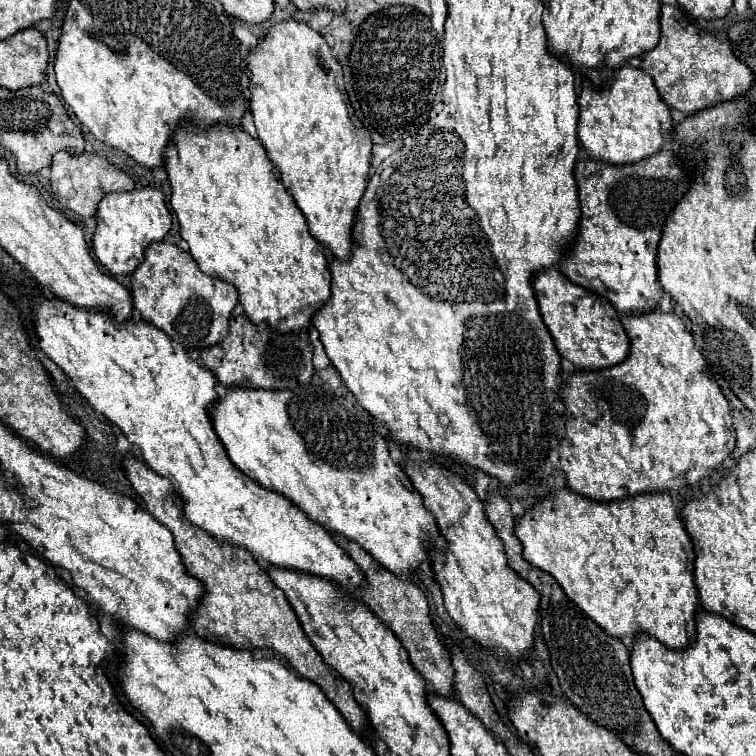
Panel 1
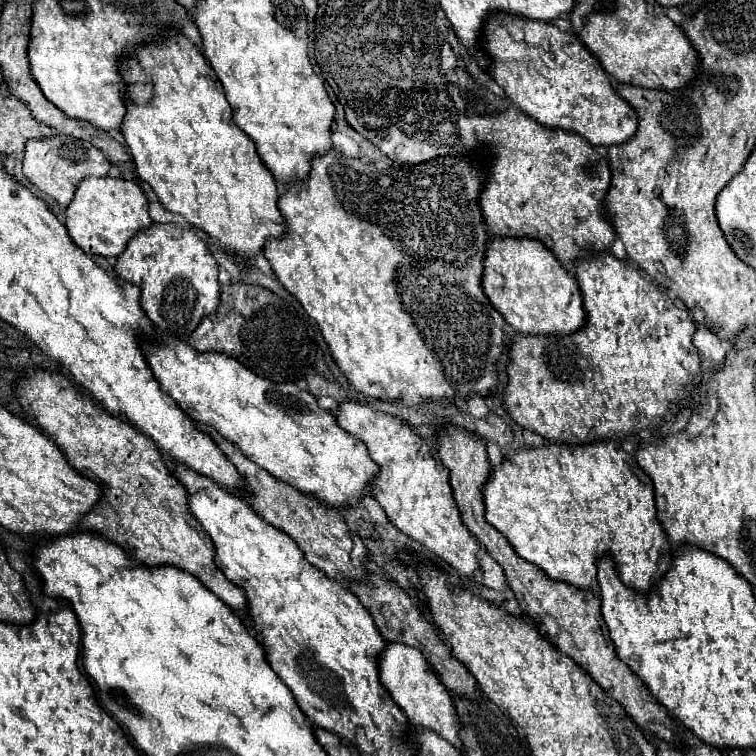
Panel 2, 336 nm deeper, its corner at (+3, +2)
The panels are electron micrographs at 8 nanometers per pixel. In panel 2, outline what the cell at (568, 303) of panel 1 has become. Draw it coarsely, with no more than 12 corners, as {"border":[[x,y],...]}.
{"border":[[491,236],[481,286],[521,334],[573,334],[581,290],[543,242]]}

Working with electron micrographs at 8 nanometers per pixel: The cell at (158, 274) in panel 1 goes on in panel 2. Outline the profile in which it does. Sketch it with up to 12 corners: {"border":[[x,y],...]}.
{"border":[[175,224],[137,232],[115,272],[159,338],[217,310],[217,262]]}

